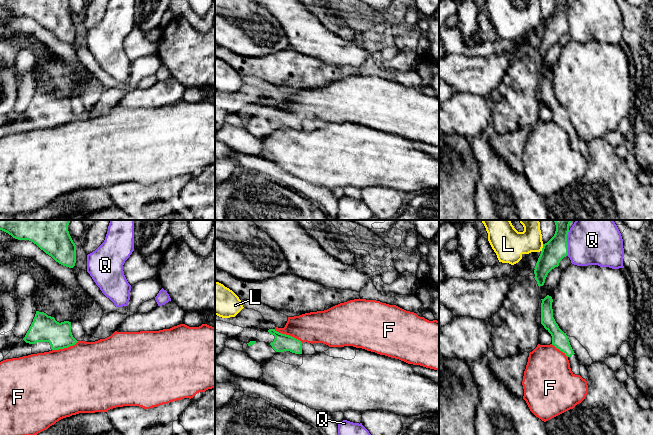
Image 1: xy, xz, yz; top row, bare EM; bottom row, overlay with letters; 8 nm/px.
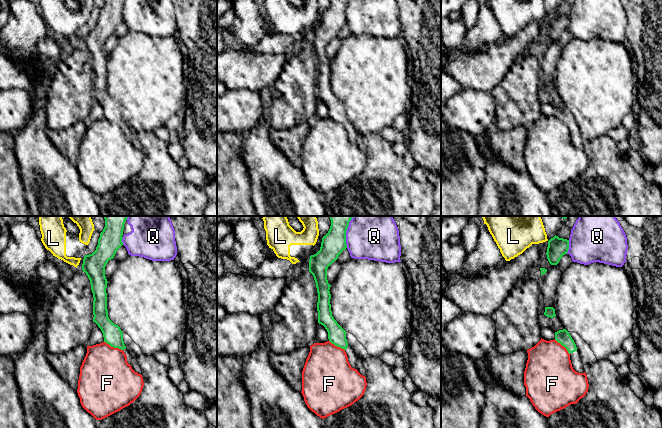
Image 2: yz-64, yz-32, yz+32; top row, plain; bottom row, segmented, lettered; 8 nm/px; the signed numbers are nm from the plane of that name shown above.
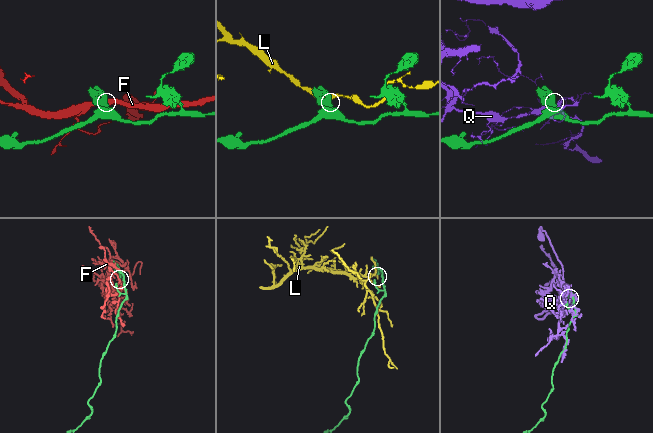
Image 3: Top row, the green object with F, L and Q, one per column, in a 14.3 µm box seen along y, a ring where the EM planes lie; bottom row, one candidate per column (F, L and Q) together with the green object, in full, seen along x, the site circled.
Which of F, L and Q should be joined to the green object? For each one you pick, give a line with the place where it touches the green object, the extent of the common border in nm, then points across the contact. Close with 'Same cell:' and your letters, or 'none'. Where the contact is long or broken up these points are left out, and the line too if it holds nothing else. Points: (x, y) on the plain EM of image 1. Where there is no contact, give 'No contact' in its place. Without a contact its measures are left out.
Same cell: none

